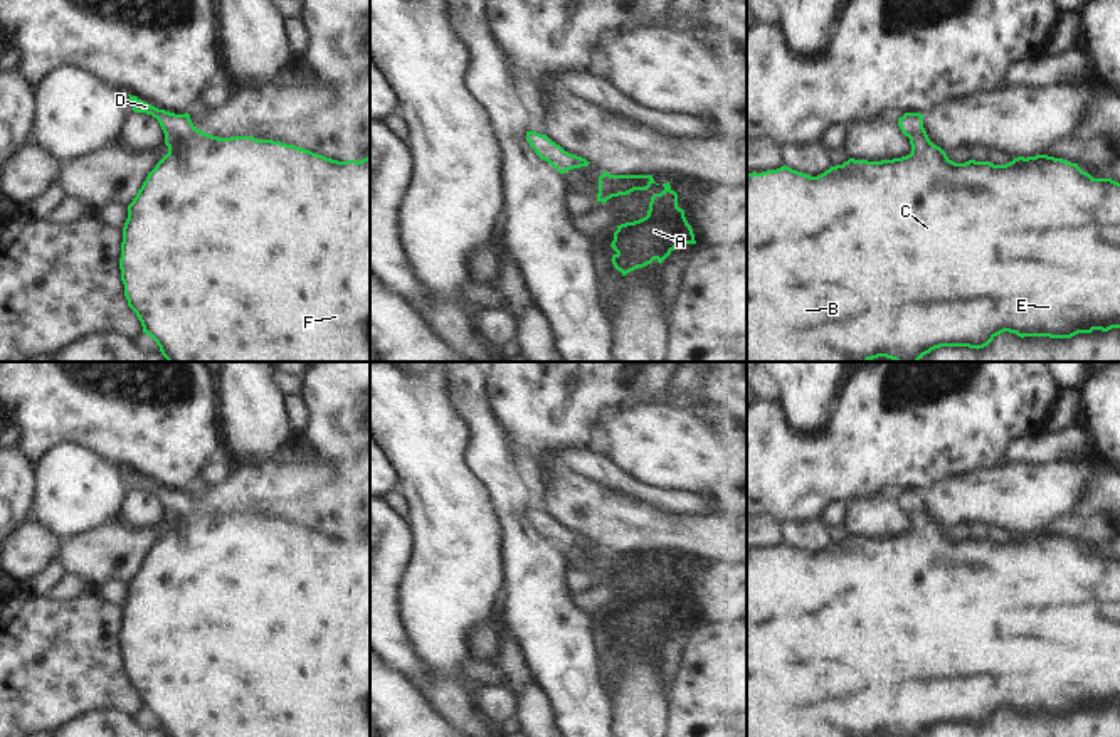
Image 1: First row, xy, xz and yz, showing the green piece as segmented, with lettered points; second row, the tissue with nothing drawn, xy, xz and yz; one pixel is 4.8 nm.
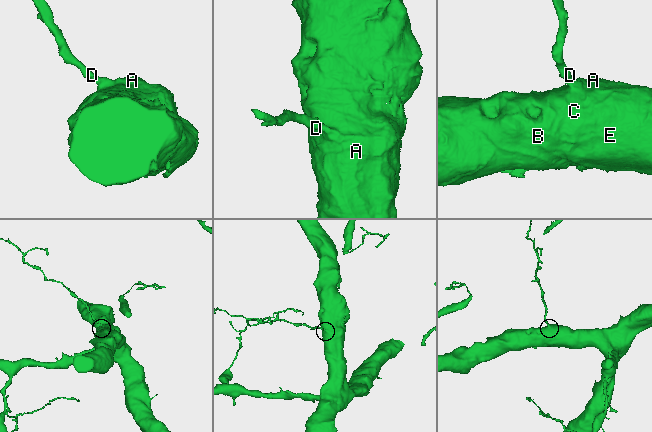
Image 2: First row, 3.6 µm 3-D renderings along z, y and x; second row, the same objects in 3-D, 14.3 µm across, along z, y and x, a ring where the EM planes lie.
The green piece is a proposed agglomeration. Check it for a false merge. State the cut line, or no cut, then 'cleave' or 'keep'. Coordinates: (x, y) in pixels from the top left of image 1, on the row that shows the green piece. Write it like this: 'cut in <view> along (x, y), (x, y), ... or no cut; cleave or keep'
no cut; keep

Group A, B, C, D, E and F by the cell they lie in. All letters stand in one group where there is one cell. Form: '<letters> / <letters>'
A B C D E F

